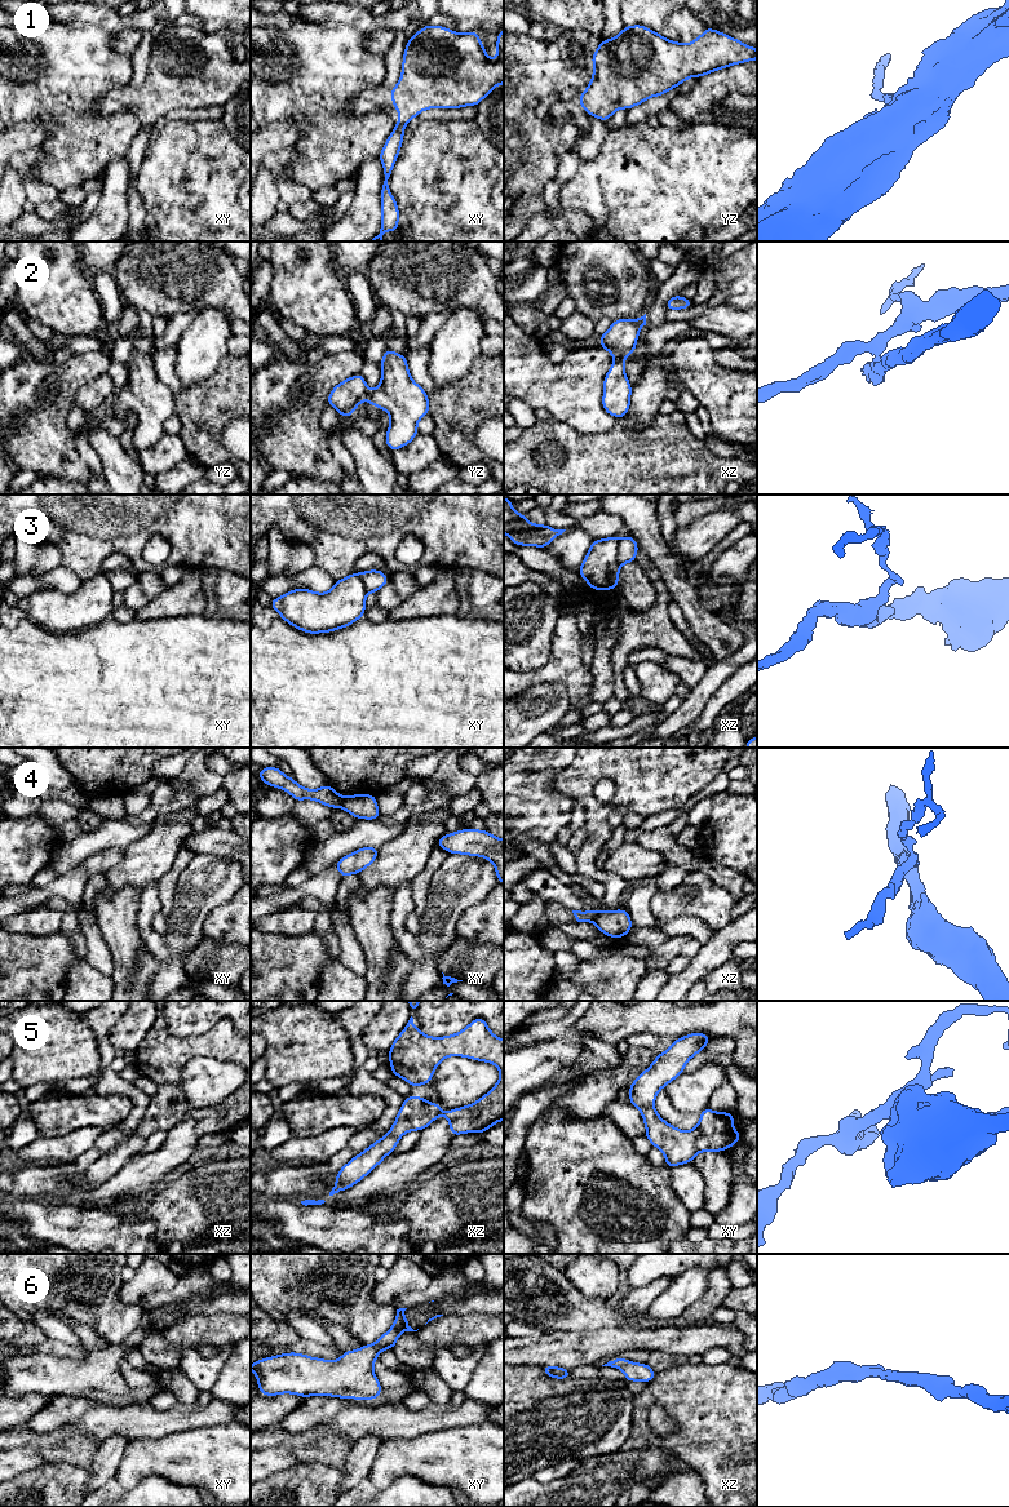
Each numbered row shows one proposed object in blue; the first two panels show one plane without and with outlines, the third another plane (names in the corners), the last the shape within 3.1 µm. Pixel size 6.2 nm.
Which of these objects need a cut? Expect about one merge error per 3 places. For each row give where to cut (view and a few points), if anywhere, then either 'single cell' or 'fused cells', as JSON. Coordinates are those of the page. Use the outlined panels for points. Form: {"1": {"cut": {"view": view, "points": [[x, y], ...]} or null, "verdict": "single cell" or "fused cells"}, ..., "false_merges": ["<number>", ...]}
{"1": {"cut": null, "verdict": "single cell"}, "2": {"cut": {"view": "xz", "points": [[615, 358], [622, 359]]}, "verdict": "fused cells"}, "3": {"cut": {"view": "xz", "points": [[618, 539], [618, 562], [620, 564]]}, "verdict": "fused cells"}, "4": {"cut": {"view": "xy", "points": [[345, 797], [340, 806]]}, "verdict": "fused cells"}, "5": {"cut": {"view": "xz", "points": [[386, 1134], [398, 1139]]}, "verdict": "fused cells"}, "6": {"cut": null, "verdict": "single cell"}, "false_merges": ["2", "3", "4", "5"]}

